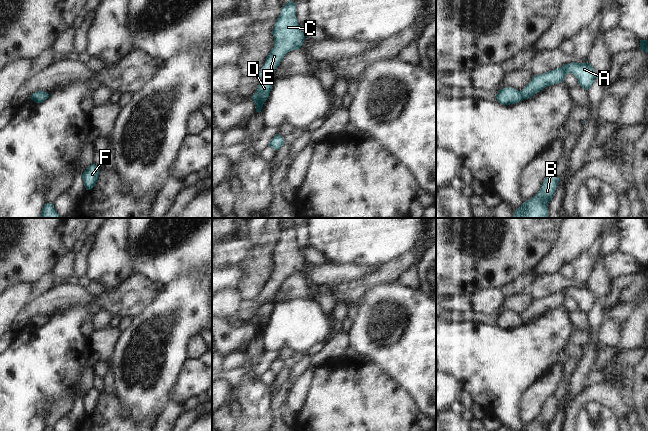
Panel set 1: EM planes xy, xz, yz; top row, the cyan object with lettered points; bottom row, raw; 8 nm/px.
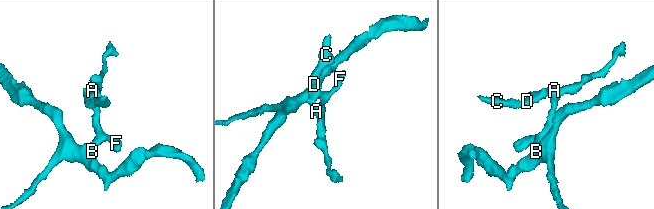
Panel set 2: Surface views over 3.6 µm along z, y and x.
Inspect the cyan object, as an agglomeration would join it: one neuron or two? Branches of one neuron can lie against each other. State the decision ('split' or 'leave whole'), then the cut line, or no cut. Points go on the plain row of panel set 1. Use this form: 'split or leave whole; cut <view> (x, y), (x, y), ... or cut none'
split; cut yz (519, 315), (523, 322)

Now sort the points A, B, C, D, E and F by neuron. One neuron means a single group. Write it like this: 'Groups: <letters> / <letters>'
Groups: A B D F / C E

